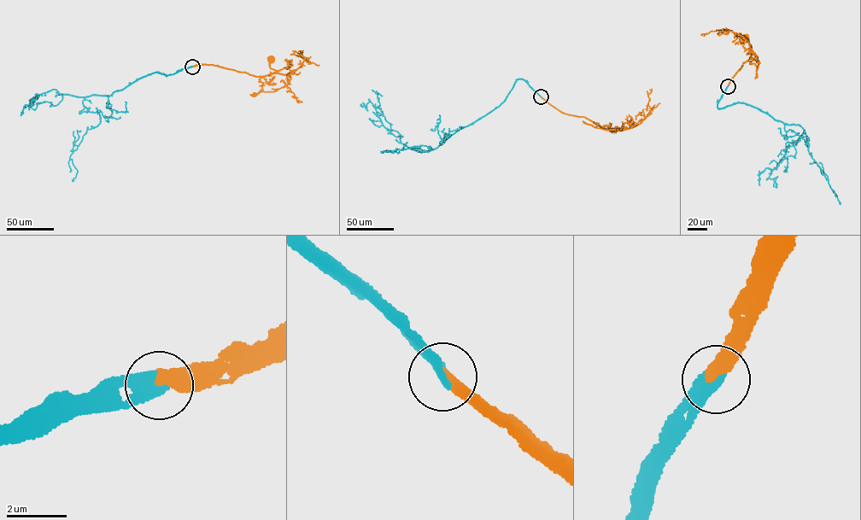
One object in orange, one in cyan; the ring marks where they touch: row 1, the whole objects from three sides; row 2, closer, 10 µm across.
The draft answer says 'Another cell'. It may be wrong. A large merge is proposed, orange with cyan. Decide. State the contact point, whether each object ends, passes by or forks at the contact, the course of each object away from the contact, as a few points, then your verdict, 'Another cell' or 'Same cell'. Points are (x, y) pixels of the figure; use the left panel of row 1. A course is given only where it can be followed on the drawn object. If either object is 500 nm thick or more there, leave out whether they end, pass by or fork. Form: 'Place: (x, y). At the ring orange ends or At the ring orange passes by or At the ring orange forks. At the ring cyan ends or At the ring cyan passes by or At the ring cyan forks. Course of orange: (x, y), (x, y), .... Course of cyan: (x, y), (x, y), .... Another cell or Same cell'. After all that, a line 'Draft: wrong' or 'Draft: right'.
Place: (192, 67). Course of orange: (192, 67), (212, 65), (262, 77), (276, 71), (270, 67), (271, 57). Course of cyan: (192, 67), (85, 96), (83, 105), (101, 122), (70, 155), (72, 181). Same cell
Draft: wrong

